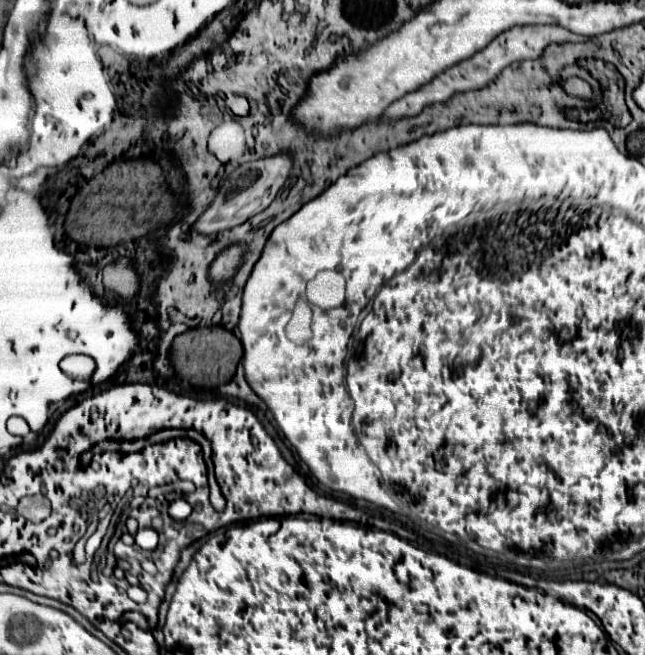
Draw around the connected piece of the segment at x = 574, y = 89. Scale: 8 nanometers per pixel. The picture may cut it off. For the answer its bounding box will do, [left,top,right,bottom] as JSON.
[563,77,591,97]

